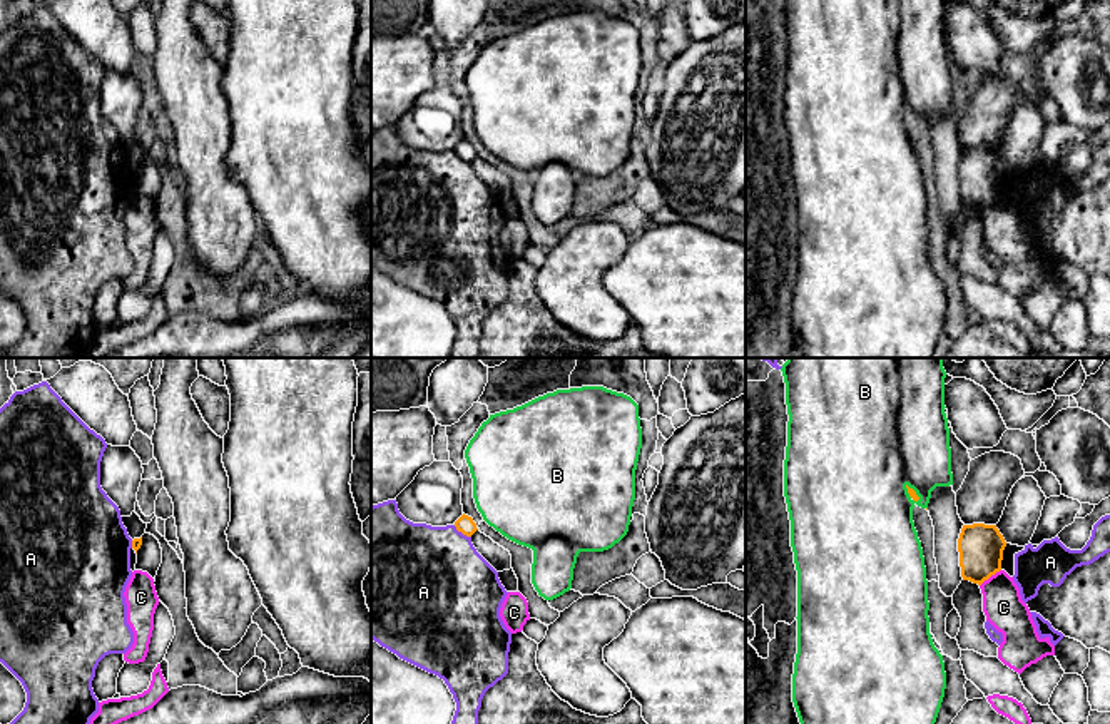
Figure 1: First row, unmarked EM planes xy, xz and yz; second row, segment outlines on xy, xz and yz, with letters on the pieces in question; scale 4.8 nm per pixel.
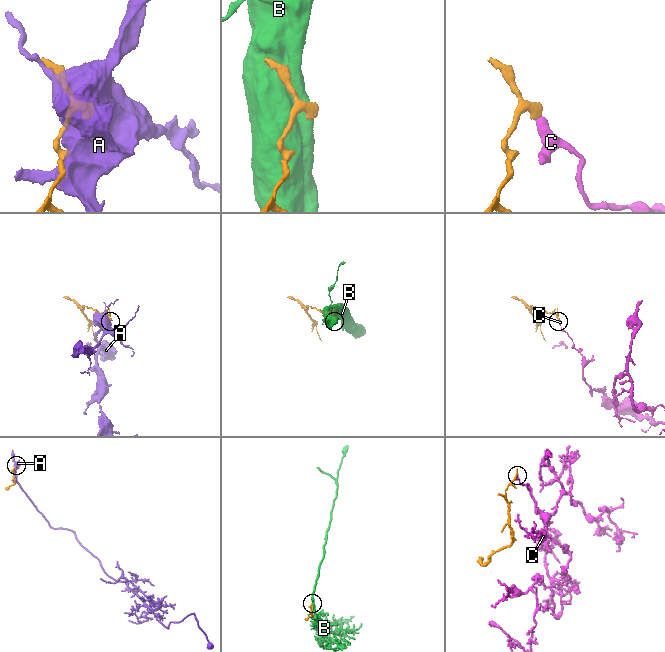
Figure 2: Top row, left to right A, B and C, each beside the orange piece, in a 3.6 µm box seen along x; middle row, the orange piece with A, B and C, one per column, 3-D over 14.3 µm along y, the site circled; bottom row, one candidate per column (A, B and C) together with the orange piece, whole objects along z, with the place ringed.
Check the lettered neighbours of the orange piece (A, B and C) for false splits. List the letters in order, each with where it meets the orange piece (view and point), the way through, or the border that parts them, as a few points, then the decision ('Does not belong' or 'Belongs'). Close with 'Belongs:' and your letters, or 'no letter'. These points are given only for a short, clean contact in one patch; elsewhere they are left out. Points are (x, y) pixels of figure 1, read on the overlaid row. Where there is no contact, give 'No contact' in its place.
A: Touches orange at xz (462, 532). Does not belong
B: Touches orange at yz (908, 492). Does not belong
C: Touches orange at yz (990, 576). Boundary: yz (1000, 569), (980, 586). Does not belong
Belongs: no letter

